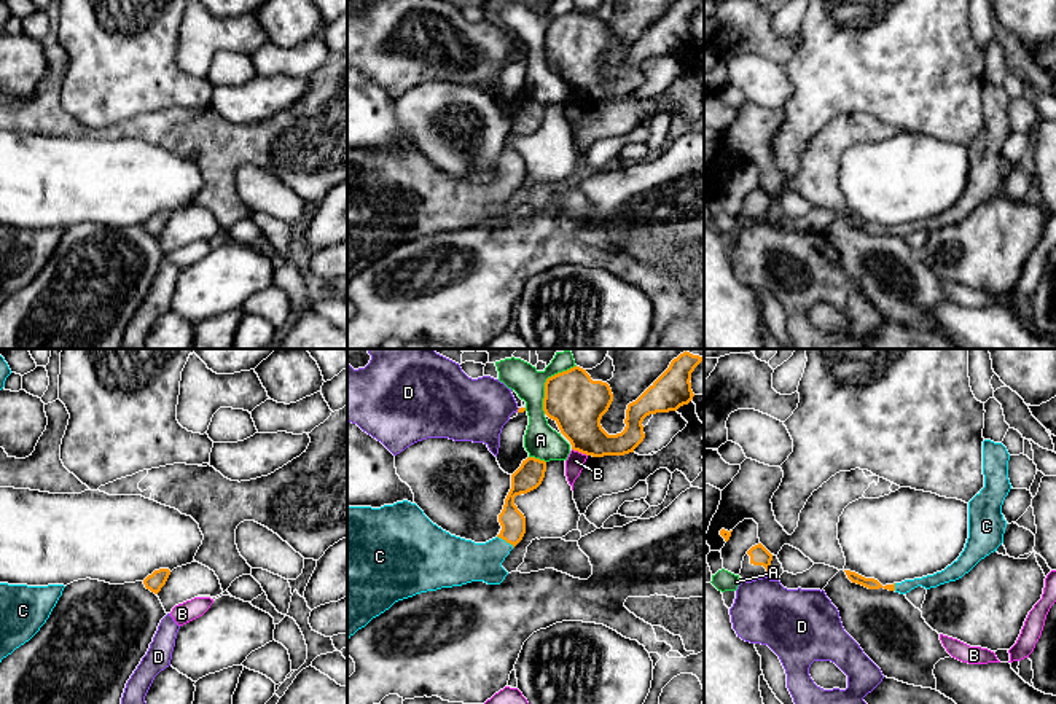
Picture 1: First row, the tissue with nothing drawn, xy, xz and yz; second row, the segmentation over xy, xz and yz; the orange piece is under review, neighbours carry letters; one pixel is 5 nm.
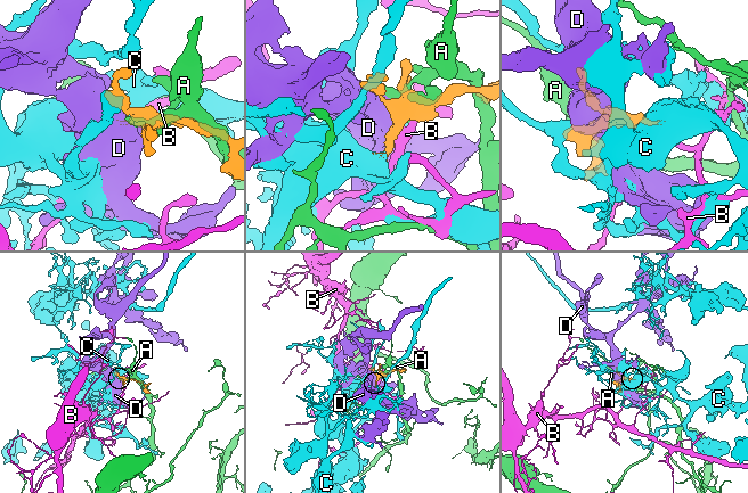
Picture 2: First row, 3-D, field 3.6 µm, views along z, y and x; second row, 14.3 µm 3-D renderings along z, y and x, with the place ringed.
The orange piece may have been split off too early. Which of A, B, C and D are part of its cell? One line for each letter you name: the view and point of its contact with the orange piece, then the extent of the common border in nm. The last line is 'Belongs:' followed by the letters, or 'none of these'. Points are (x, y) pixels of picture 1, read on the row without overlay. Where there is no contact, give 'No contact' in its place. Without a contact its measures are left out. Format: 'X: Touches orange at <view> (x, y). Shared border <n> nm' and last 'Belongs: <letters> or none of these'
C: Touches orange at xz (505, 183). Shared border 110 nm
Belongs: C

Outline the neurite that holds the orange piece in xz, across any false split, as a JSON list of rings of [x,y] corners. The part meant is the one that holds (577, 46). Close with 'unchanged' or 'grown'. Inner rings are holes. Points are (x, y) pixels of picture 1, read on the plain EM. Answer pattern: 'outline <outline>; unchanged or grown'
outline [[[677,0],[669,11],[632,46],[628,48],[624,73],[608,78],[600,62],[613,37],[607,25],[593,24],[586,13],[573,10],[545,25],[543,54],[553,62],[572,92],[593,100],[624,99],[643,84],[643,62],[656,56],[677,54],[688,48],[691,16],[704,0]]]; unchanged

